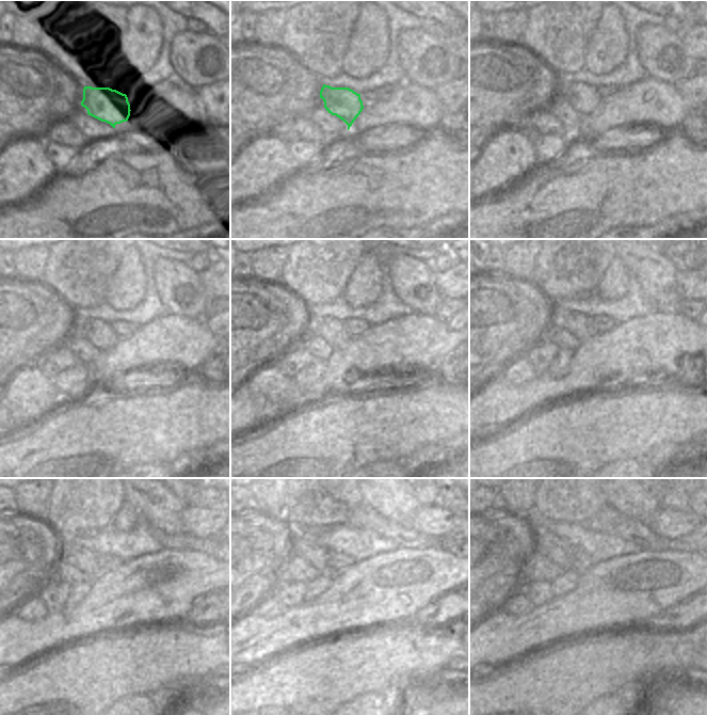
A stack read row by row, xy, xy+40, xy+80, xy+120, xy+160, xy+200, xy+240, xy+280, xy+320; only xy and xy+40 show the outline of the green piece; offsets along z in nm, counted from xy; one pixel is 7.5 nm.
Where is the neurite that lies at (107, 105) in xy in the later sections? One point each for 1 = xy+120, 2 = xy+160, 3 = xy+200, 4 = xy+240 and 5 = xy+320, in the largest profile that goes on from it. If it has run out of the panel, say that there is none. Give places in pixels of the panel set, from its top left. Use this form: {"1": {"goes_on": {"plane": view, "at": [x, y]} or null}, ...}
{"1": {"goes_on": {"plane": "xy+120", "at": [99, 333]}}, "2": {"goes_on": {"plane": "xy+160", "at": [332, 330]}}, "3": {"goes_on": {"plane": "xy+200", "at": [574, 322]}}, "4": {"goes_on": {"plane": "xy+240", "at": [84, 559]}}, "5": {"goes_on": {"plane": "xy+320", "at": [552, 547]}}}

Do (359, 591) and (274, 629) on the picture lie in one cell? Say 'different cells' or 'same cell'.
same cell

